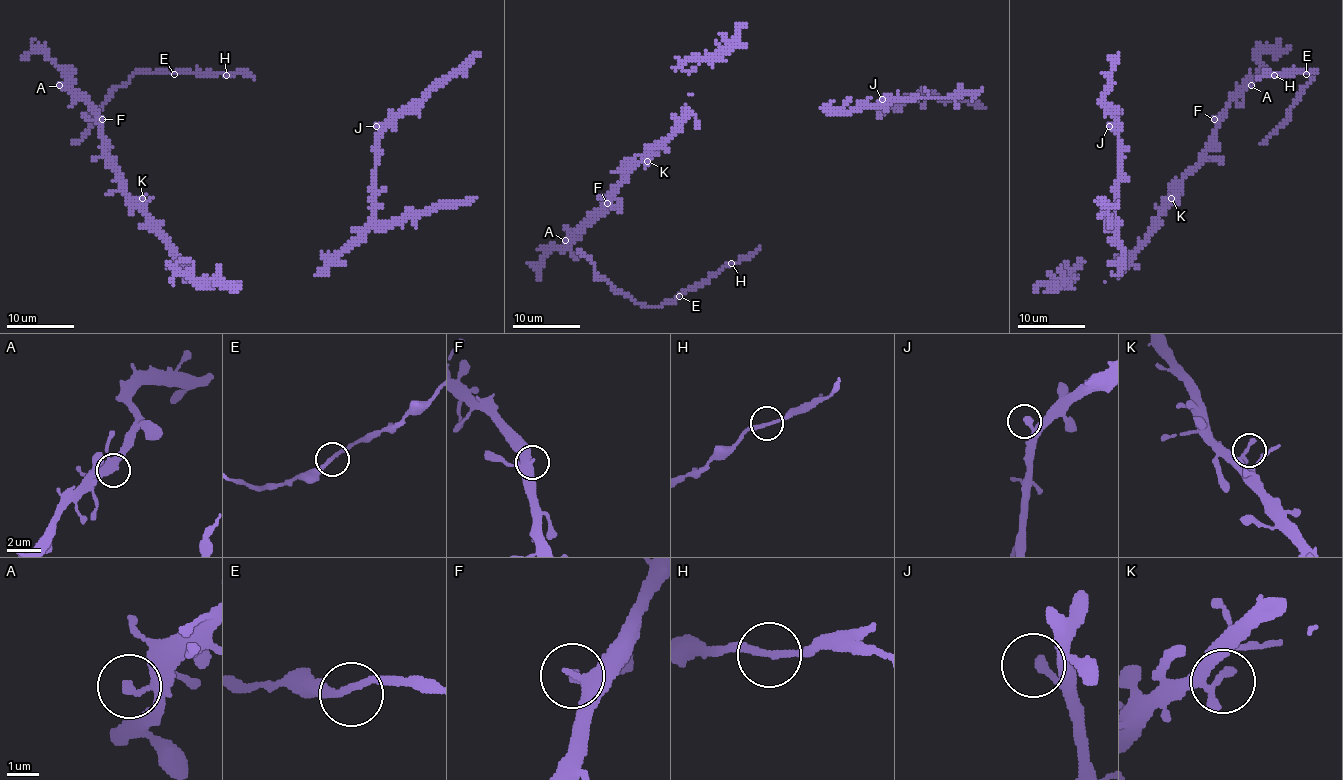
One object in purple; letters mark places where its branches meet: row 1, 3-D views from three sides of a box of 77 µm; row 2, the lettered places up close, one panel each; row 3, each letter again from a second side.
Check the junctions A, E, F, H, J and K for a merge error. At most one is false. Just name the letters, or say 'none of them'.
none of them

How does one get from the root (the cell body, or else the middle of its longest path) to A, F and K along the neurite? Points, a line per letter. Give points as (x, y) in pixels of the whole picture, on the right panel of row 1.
A: (1126, 269), (1129, 254), (1198, 161), (1215, 119), (1251, 85)
F: (1126, 269), (1129, 254), (1146, 237), (1160, 212), (1178, 192), (1183, 176), (1198, 161), (1214, 134), (1214, 119)
K: (1126, 269), (1129, 254), (1146, 237), (1156, 217), (1171, 198)

